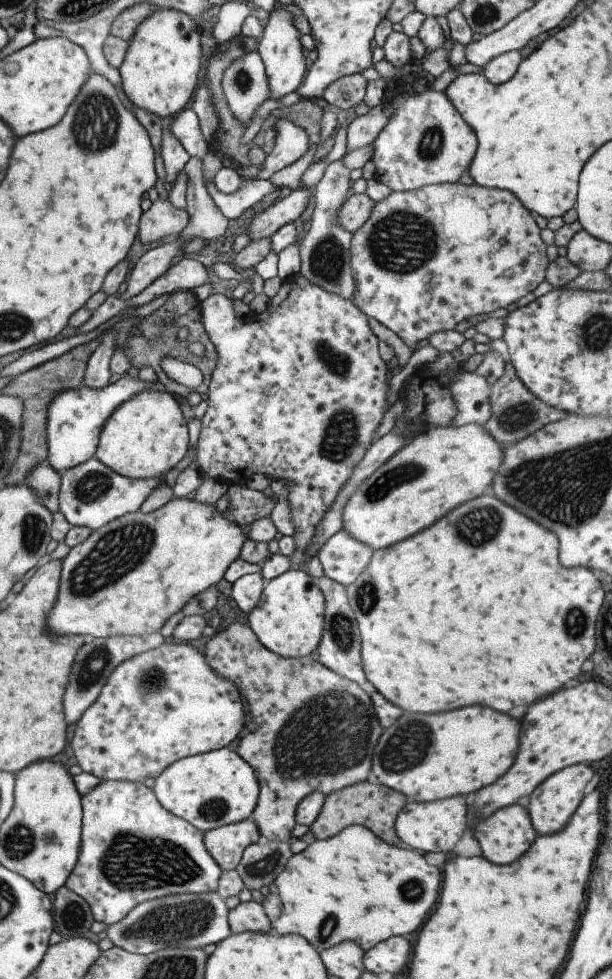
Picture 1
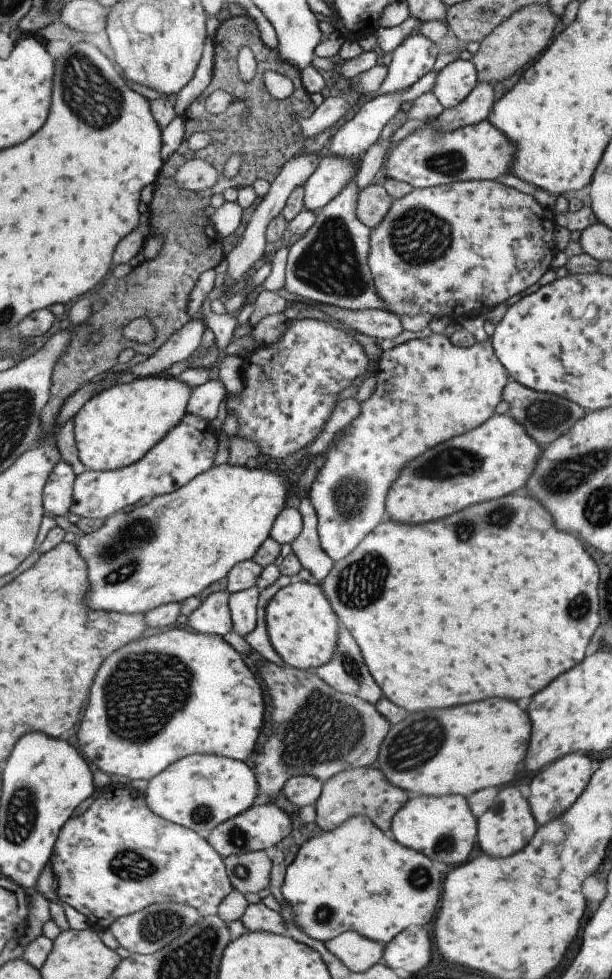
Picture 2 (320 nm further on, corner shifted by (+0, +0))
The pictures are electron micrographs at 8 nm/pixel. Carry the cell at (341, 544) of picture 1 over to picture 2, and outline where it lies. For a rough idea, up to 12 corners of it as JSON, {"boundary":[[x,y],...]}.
{"boundary":[[490,339],[383,351],[306,492],[344,559],[422,452],[483,424]]}

